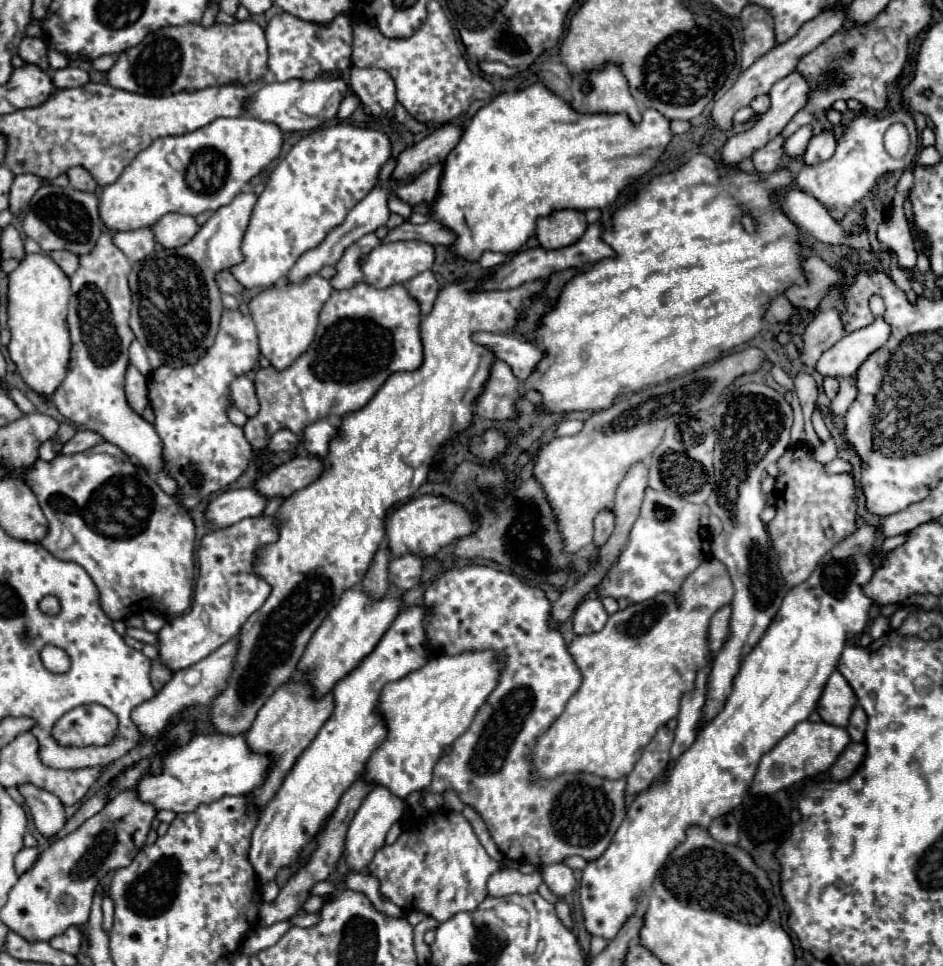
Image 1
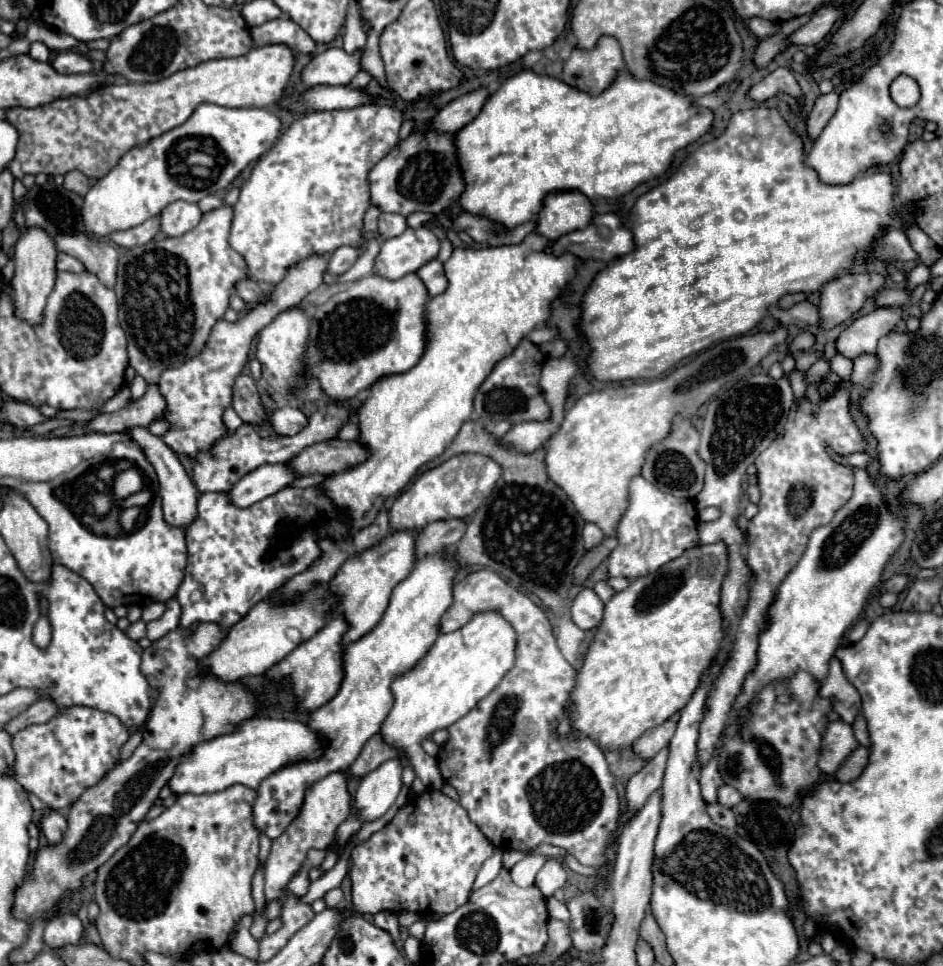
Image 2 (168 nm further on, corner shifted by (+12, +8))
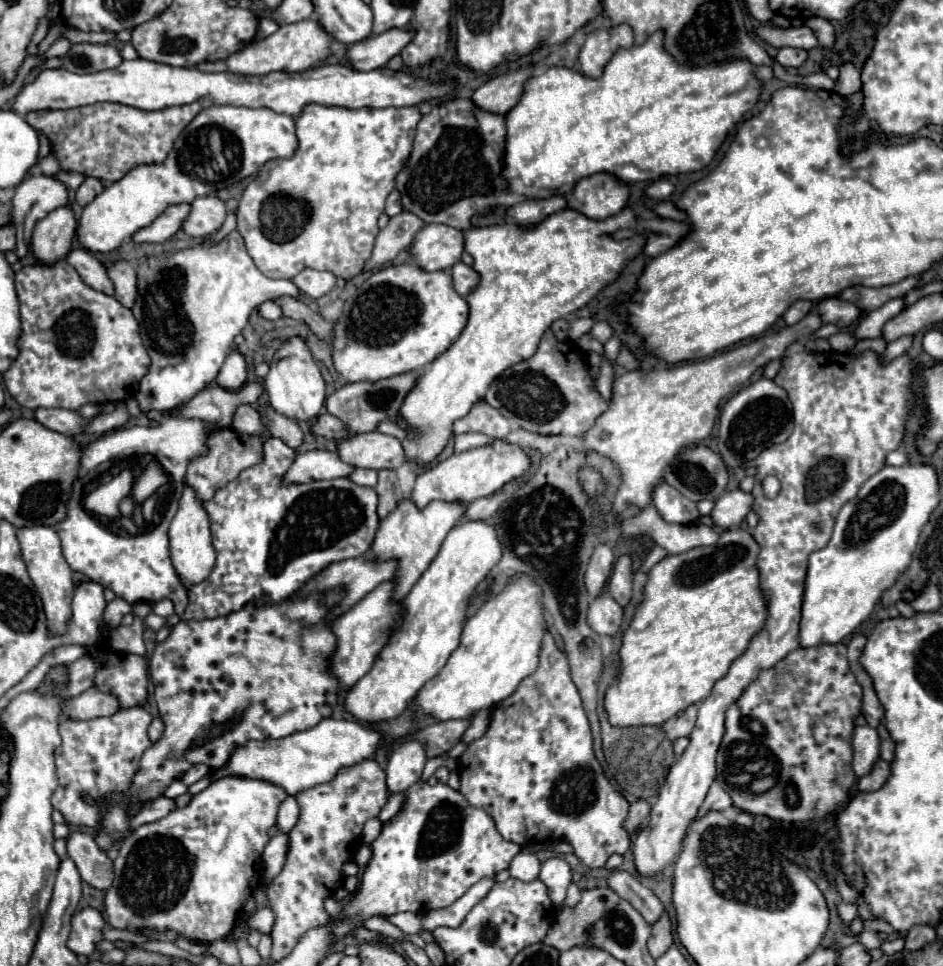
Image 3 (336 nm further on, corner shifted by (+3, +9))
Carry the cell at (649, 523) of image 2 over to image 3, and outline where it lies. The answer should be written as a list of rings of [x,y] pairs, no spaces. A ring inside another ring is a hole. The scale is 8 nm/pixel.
[[[662,482],[656,486],[654,494],[652,494],[652,502],[656,506],[656,510],[660,512],[660,516],[666,522],[674,522],[674,524],[692,524],[698,520],[700,512],[696,508],[694,502],[690,502],[688,498],[684,498],[678,490],[674,490],[670,484]]]

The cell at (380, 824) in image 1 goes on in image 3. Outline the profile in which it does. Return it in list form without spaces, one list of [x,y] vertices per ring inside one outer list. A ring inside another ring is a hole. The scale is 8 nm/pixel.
[[[406,738],[390,756],[386,766],[386,784],[390,794],[404,792],[408,786],[418,782],[426,764],[424,744],[416,738]]]

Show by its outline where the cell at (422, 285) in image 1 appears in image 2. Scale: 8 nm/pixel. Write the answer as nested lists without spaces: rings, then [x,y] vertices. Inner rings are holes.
[[[431,259],[429,263],[425,263],[417,271],[417,277],[423,281],[429,297],[435,297],[435,295],[443,293],[445,287],[447,287],[447,279],[445,279],[445,273],[443,273],[443,265],[437,259]]]

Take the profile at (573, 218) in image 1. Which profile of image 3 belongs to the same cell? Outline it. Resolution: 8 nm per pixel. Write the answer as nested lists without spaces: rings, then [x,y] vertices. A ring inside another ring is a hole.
[[[610,172],[592,174],[582,178],[572,194],[568,196],[568,206],[586,214],[594,220],[604,220],[626,206],[630,196],[630,184],[620,182]]]

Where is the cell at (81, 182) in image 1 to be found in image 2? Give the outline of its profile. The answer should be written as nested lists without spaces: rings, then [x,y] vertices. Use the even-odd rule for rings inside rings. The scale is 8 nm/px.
[[[69,171],[65,175],[65,183],[63,183],[69,191],[75,191],[79,195],[85,195],[85,191],[89,191],[89,179],[81,173],[81,171]]]

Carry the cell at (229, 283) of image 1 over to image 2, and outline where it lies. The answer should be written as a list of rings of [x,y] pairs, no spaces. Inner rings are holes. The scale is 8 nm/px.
[[[241,279],[241,281],[237,281],[237,283],[235,283],[235,293],[237,293],[243,301],[247,301],[247,303],[257,303],[257,301],[265,299],[261,287],[259,287],[255,281],[251,281],[251,279]]]

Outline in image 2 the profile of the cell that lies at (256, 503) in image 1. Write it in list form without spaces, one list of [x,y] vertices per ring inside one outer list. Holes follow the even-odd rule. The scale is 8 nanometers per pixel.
[[[261,465],[241,477],[227,495],[235,507],[243,509],[285,489],[293,479],[297,479],[297,475],[293,475],[287,465]]]

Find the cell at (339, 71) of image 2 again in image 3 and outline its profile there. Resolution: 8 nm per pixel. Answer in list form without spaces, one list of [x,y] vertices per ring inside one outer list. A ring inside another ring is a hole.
[[[392,28],[384,34],[376,34],[370,42],[360,42],[358,46],[348,48],[348,66],[358,66],[358,70],[382,68],[400,54],[414,36],[414,28]]]

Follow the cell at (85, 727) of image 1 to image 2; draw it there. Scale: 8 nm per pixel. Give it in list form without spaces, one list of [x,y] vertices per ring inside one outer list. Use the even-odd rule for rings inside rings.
[[[73,705],[57,713],[51,721],[29,725],[13,735],[11,745],[15,761],[7,775],[13,775],[25,791],[35,793],[47,807],[63,809],[115,767],[119,749],[127,739],[129,731],[115,715],[93,707]]]

